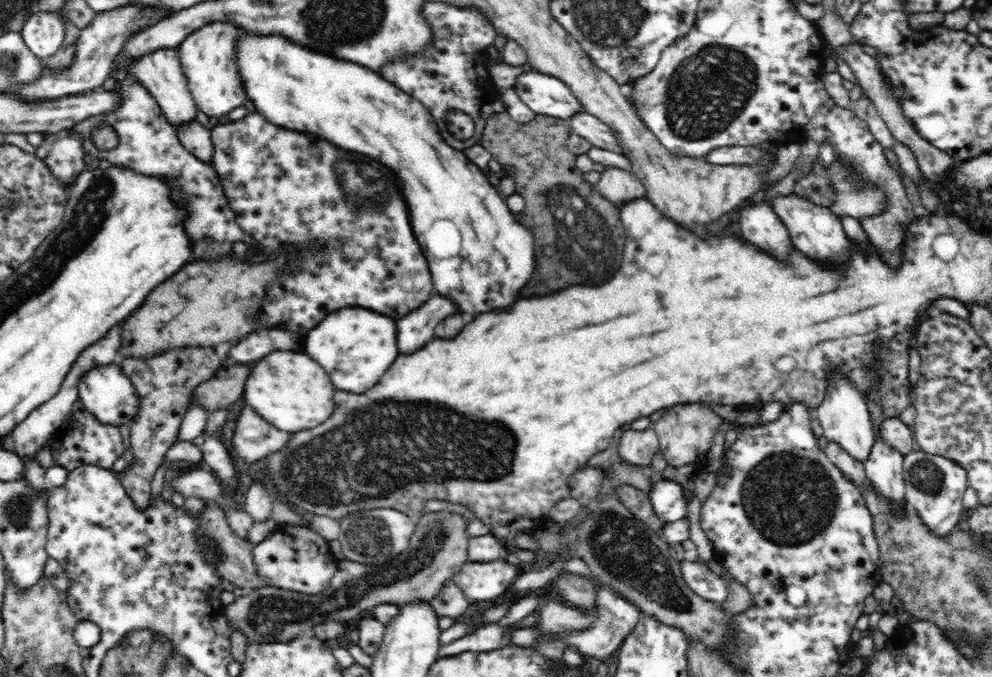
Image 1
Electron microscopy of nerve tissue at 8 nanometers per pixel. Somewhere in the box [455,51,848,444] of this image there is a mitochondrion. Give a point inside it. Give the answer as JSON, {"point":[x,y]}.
{"point":[575,227]}

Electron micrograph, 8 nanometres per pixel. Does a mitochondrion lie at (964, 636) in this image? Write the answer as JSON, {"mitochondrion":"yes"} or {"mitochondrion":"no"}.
{"mitochondrion":"yes"}

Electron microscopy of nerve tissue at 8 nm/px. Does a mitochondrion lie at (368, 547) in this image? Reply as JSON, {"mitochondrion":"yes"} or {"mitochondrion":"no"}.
{"mitochondrion":"yes"}

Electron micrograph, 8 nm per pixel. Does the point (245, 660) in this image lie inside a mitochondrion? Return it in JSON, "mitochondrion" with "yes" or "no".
{"mitochondrion":"no"}

